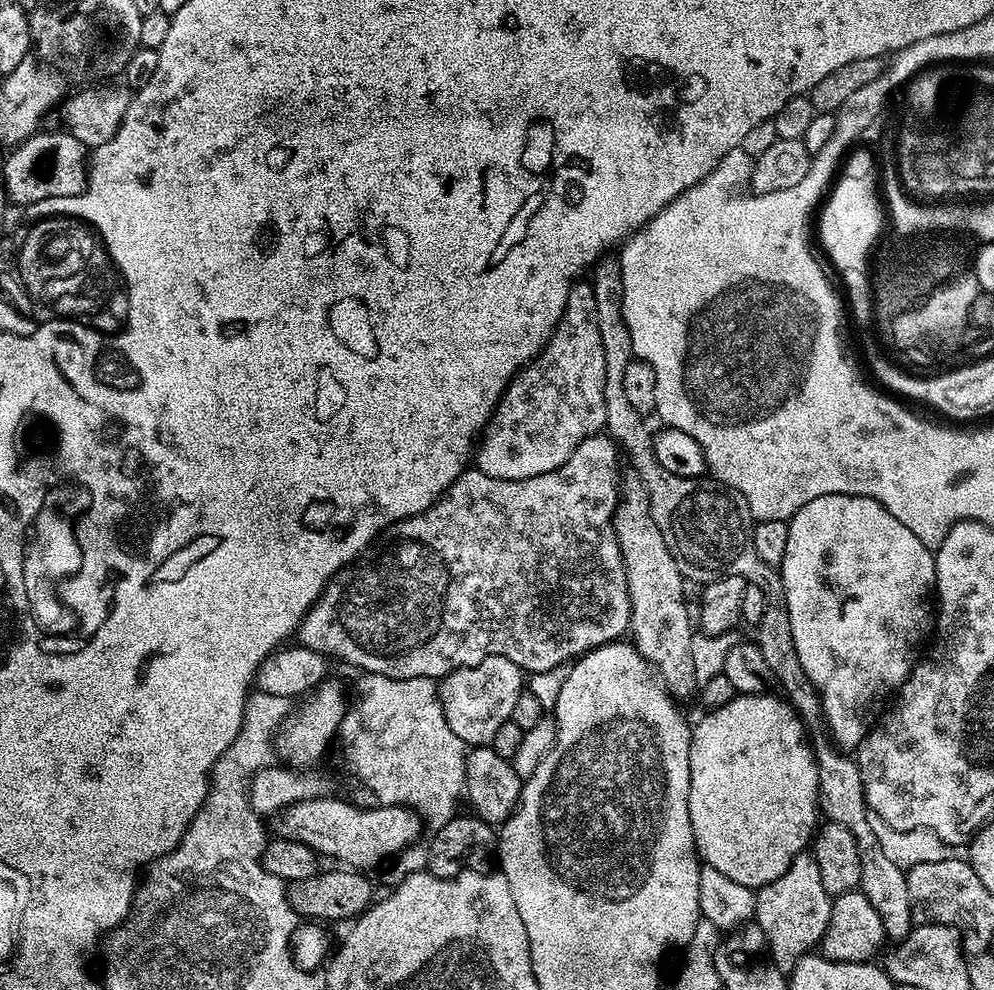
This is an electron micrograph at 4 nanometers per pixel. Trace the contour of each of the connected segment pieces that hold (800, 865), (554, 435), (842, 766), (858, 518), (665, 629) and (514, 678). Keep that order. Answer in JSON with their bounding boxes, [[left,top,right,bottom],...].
[[754,851,833,973],[474,284,606,480],[814,736,914,942],[782,496,936,750],[614,474,698,702],[438,656,526,746]]

